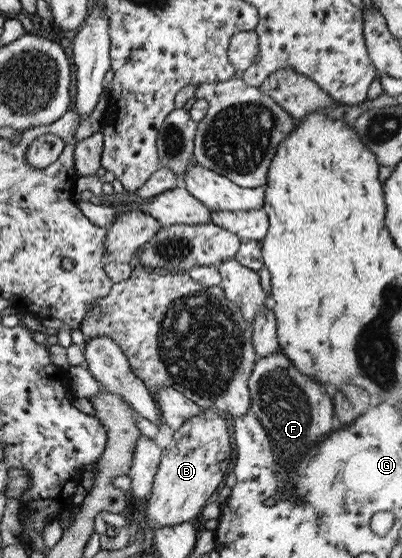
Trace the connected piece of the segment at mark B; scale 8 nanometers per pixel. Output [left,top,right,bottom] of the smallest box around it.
[141,408,231,537]

